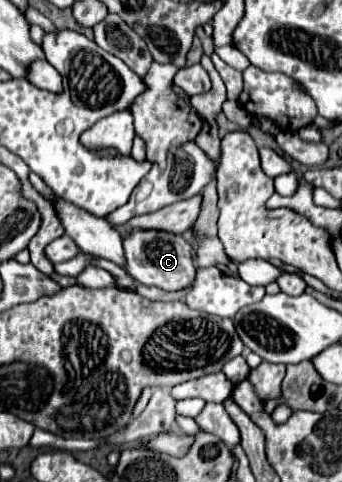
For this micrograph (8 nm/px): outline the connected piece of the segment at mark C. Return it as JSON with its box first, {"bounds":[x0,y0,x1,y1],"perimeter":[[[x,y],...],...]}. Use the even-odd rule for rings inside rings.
{"bounds":[124,229,196,291],"perimeter":[[[132,229],[128,237],[124,237],[124,255],[126,255],[126,269],[128,273],[144,285],[156,285],[164,291],[178,291],[188,287],[196,277],[196,267],[192,261],[192,247],[190,243],[176,233],[168,231],[144,231]]]}

